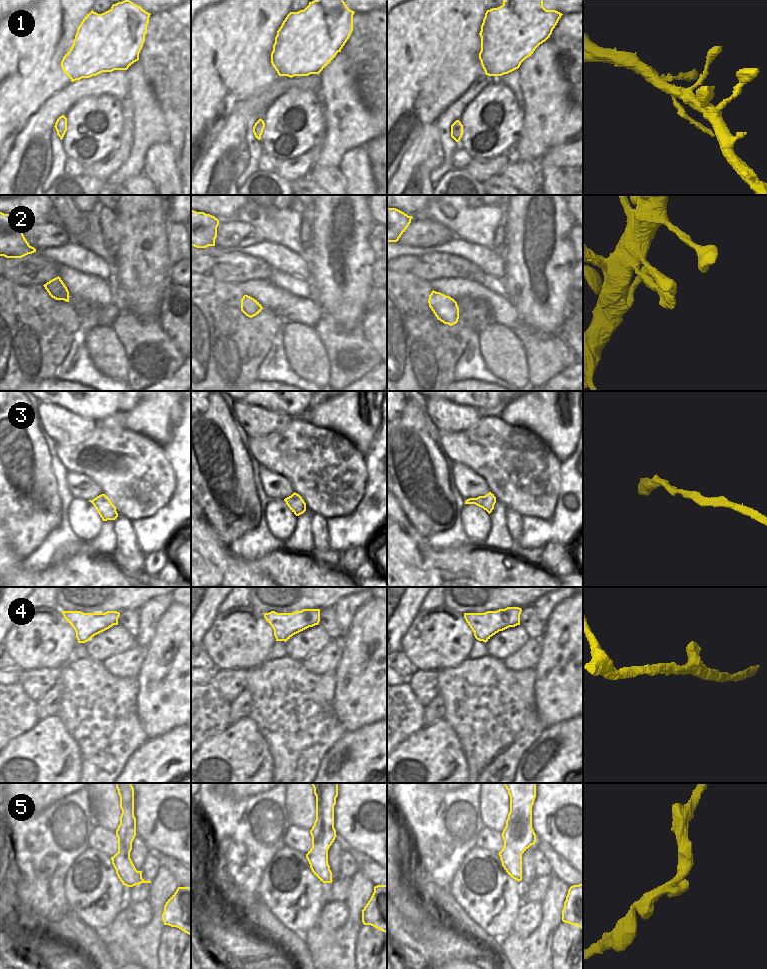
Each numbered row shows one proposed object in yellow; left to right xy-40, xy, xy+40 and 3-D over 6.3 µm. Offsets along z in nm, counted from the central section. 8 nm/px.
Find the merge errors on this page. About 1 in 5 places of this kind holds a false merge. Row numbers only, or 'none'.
none

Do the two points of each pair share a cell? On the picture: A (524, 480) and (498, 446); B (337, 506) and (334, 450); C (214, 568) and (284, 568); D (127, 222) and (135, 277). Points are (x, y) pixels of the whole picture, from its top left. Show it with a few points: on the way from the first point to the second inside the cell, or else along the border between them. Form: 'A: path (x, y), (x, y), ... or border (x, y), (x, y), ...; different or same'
A: path (522, 471), (507, 455); same
B: path (337, 492), (334, 487), (334, 464); same
C: path (231, 569), (267, 569); same
D: path (135, 236), (135, 263); same

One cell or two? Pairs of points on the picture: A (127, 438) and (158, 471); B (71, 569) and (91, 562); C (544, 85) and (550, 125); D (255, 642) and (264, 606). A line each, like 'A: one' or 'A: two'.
A: one
B: one
C: one
D: two

